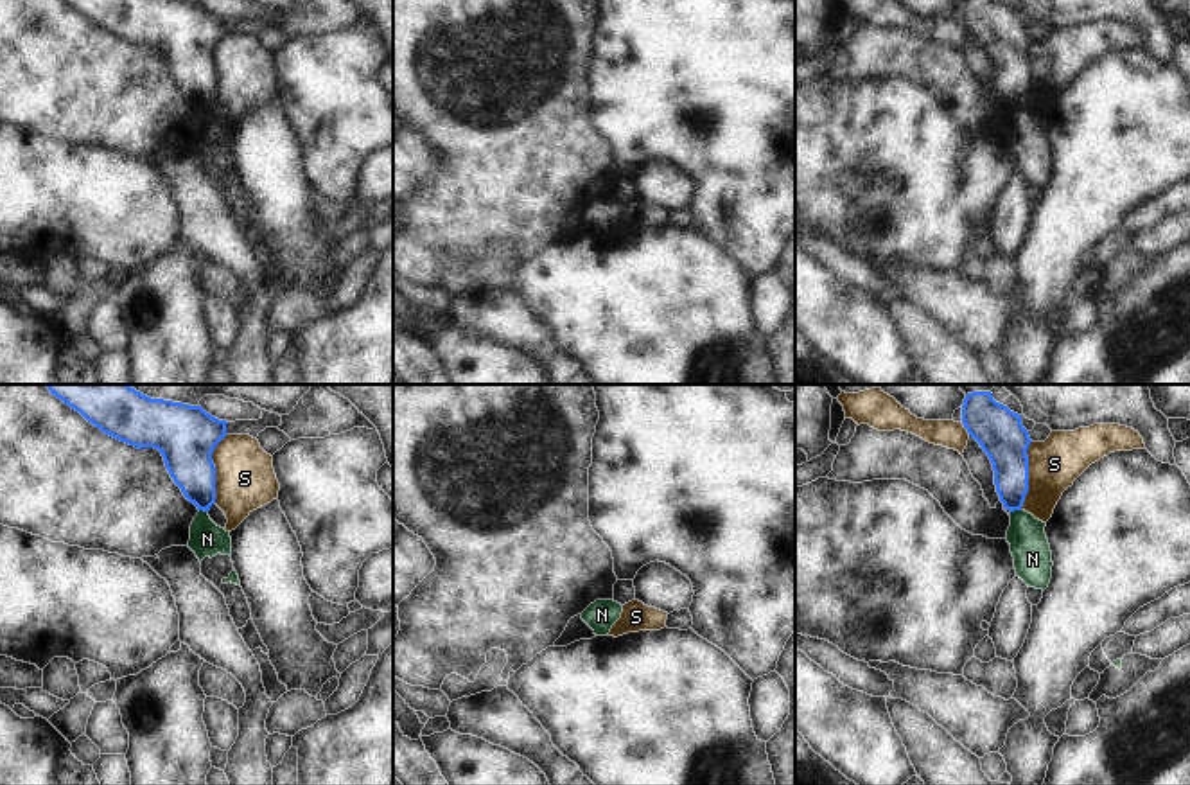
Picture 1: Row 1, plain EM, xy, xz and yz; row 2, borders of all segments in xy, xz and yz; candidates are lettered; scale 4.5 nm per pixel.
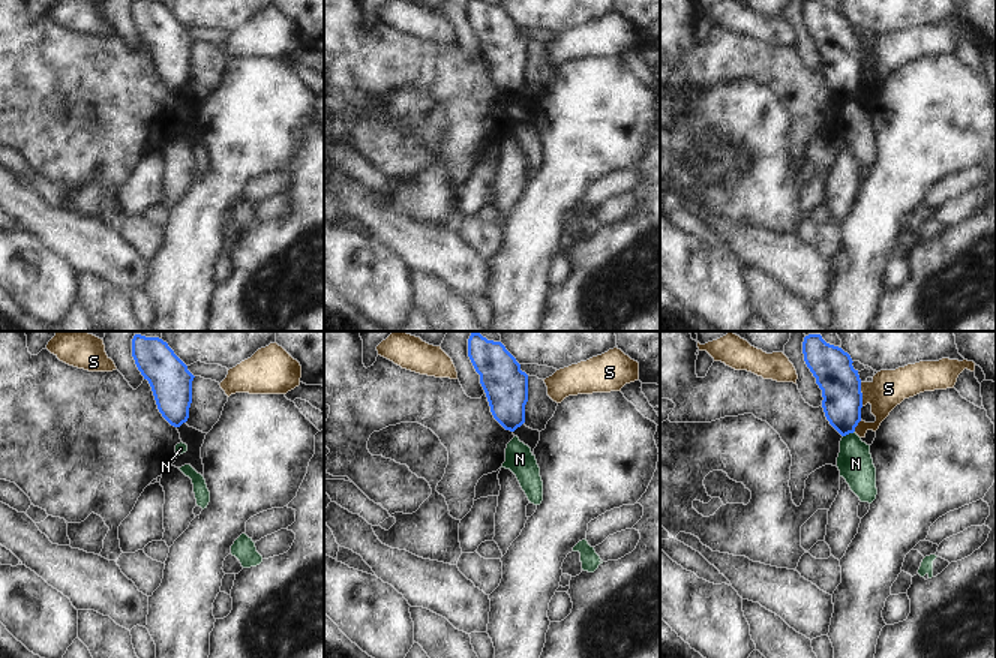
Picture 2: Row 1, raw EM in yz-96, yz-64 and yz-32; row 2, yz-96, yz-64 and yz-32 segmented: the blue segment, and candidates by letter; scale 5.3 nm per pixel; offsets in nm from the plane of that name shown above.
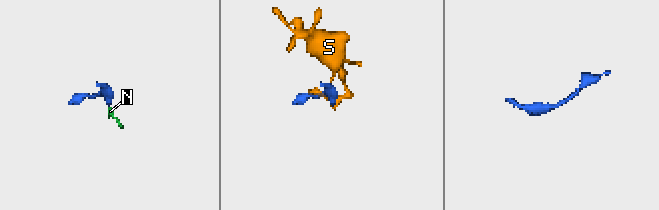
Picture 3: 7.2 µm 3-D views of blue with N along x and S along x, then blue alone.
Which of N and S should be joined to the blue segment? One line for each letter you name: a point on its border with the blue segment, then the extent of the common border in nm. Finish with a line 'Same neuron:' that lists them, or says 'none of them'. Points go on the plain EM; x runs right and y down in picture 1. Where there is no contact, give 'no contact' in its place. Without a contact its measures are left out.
Same neuron: none of them

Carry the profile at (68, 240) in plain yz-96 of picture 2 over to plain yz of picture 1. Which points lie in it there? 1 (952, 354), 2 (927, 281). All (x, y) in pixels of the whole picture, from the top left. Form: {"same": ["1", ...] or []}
{"same": ["2"]}

